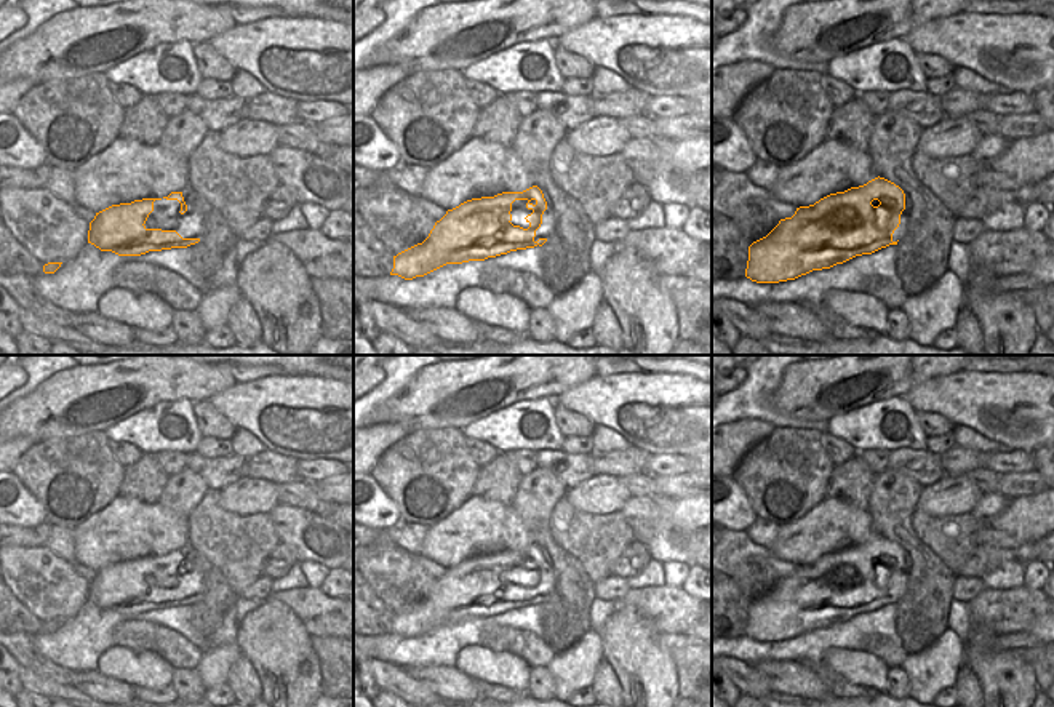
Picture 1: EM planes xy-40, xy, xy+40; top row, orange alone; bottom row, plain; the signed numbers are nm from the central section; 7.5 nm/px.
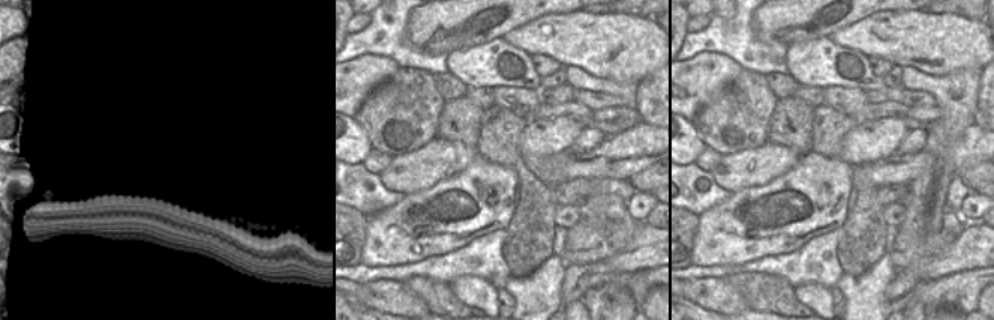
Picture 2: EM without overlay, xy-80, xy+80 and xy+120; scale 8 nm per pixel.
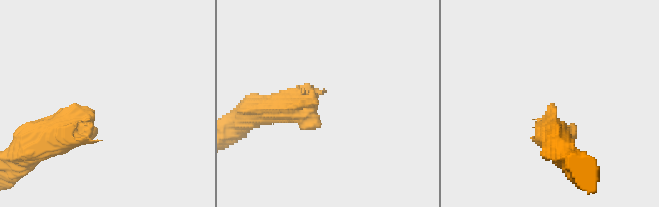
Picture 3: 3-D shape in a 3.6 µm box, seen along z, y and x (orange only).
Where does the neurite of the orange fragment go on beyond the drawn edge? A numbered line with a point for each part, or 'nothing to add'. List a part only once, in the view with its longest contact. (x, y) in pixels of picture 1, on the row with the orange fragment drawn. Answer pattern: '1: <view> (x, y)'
1: xy-40 (165, 215)

